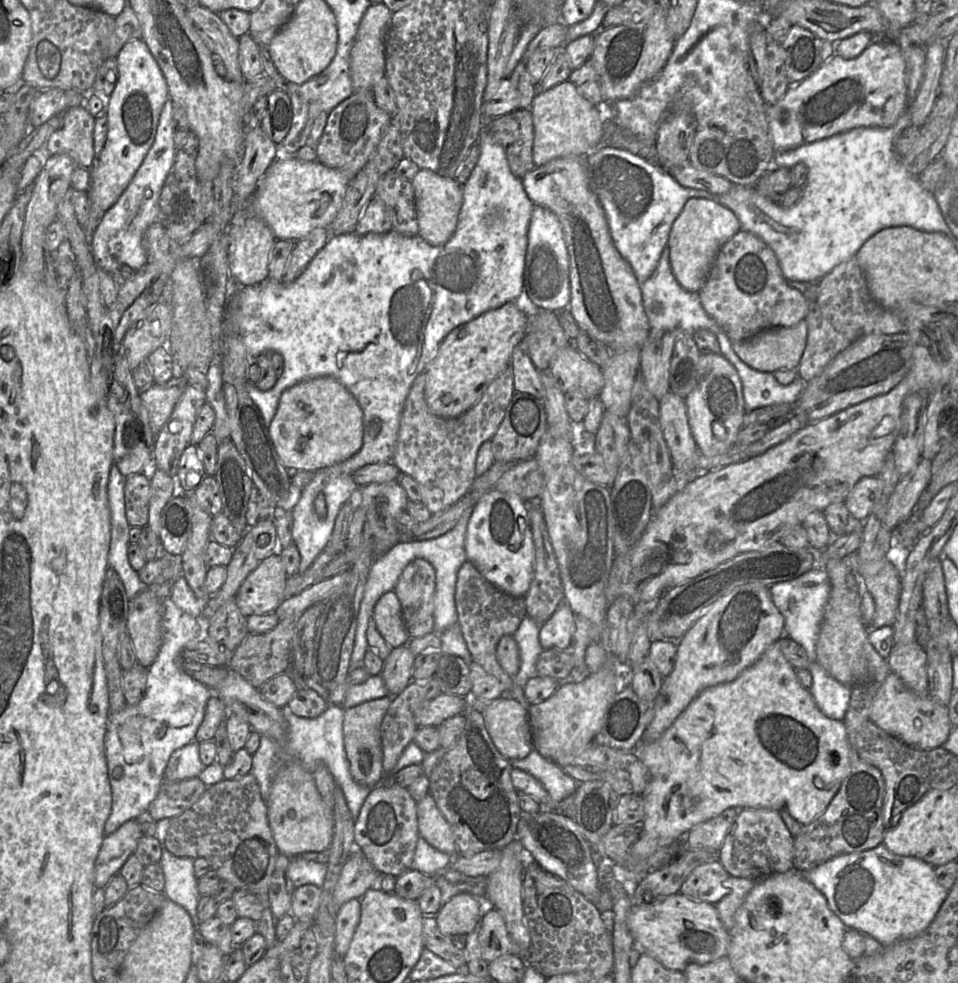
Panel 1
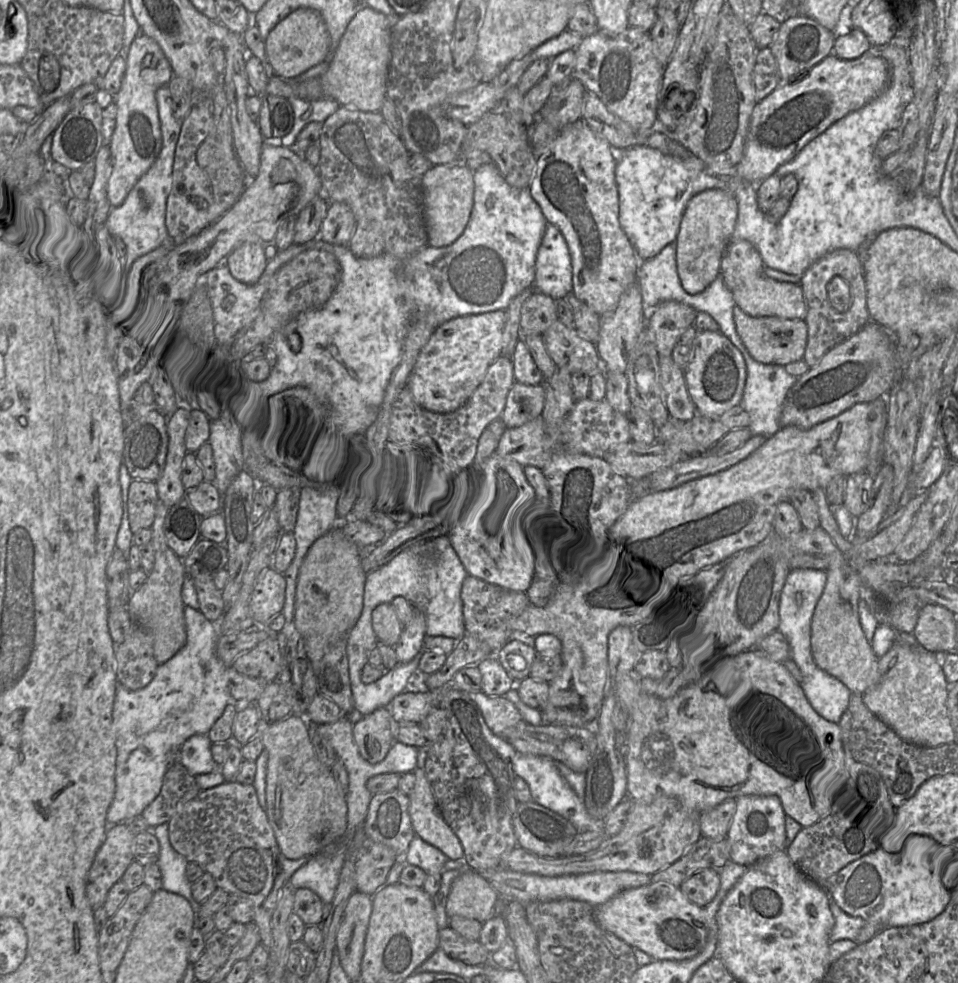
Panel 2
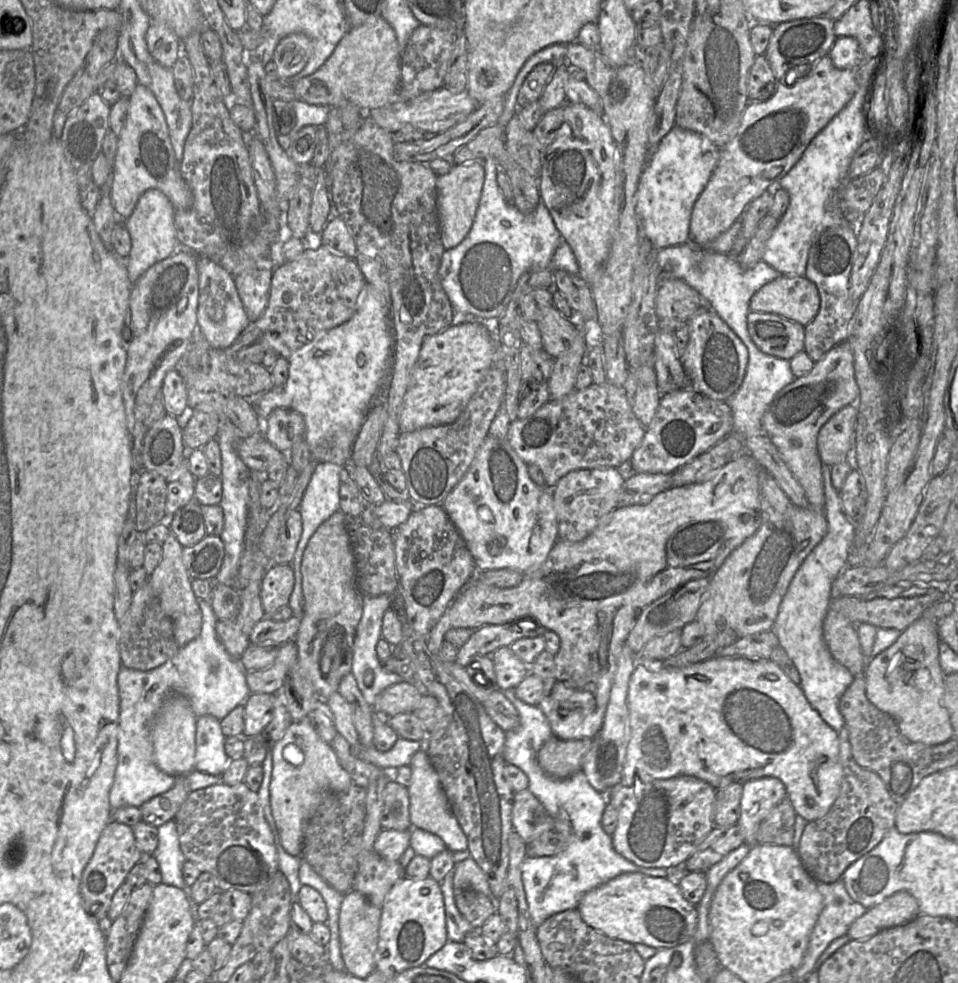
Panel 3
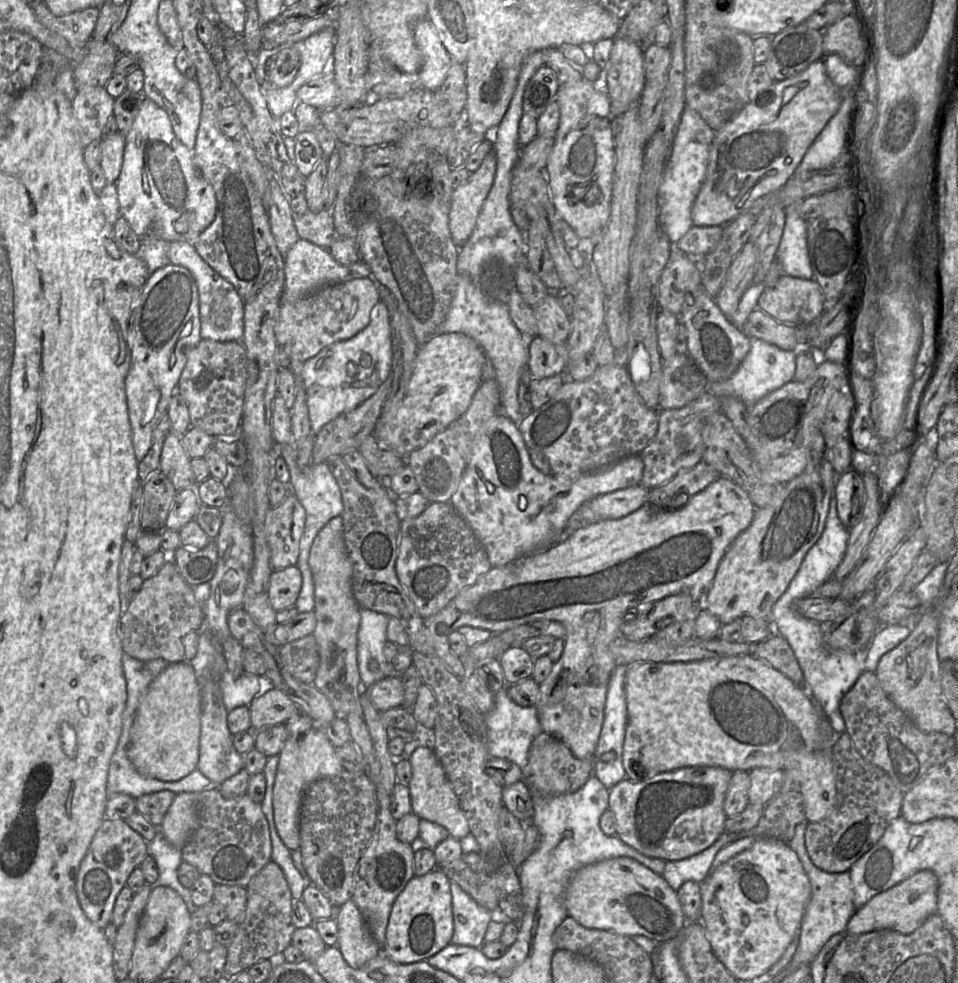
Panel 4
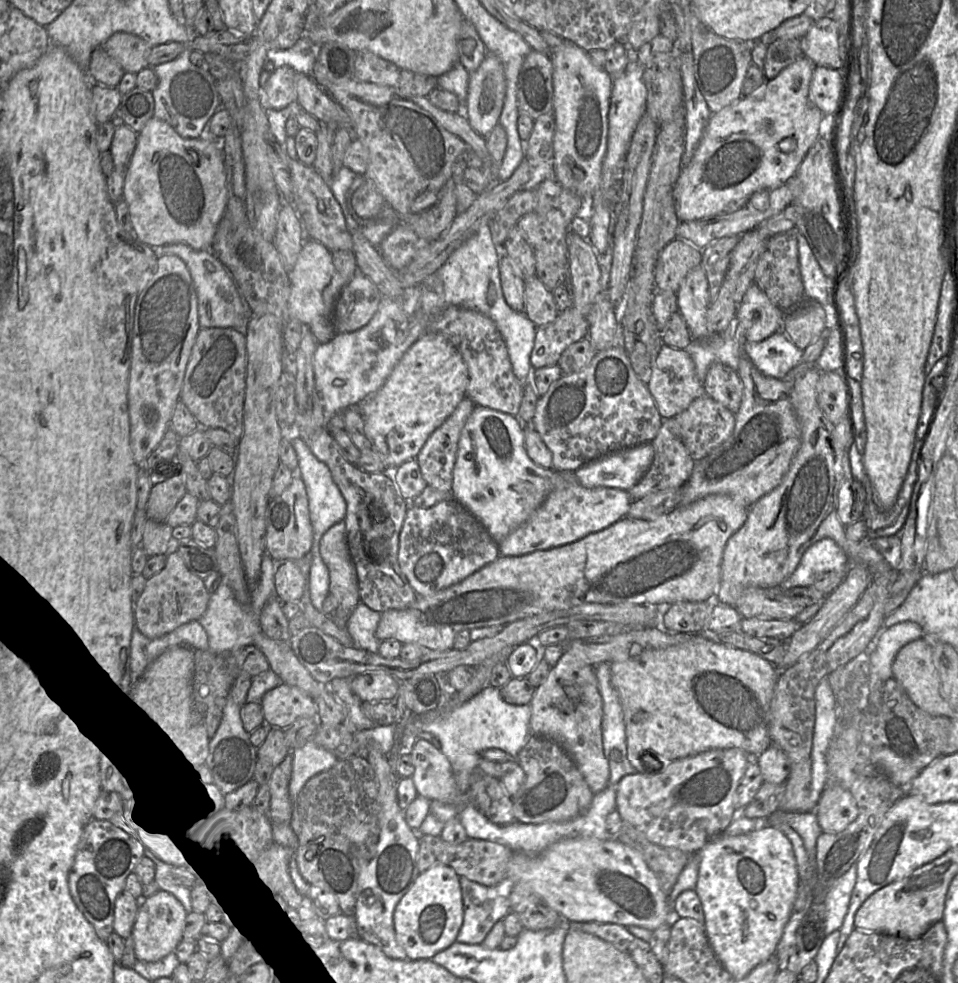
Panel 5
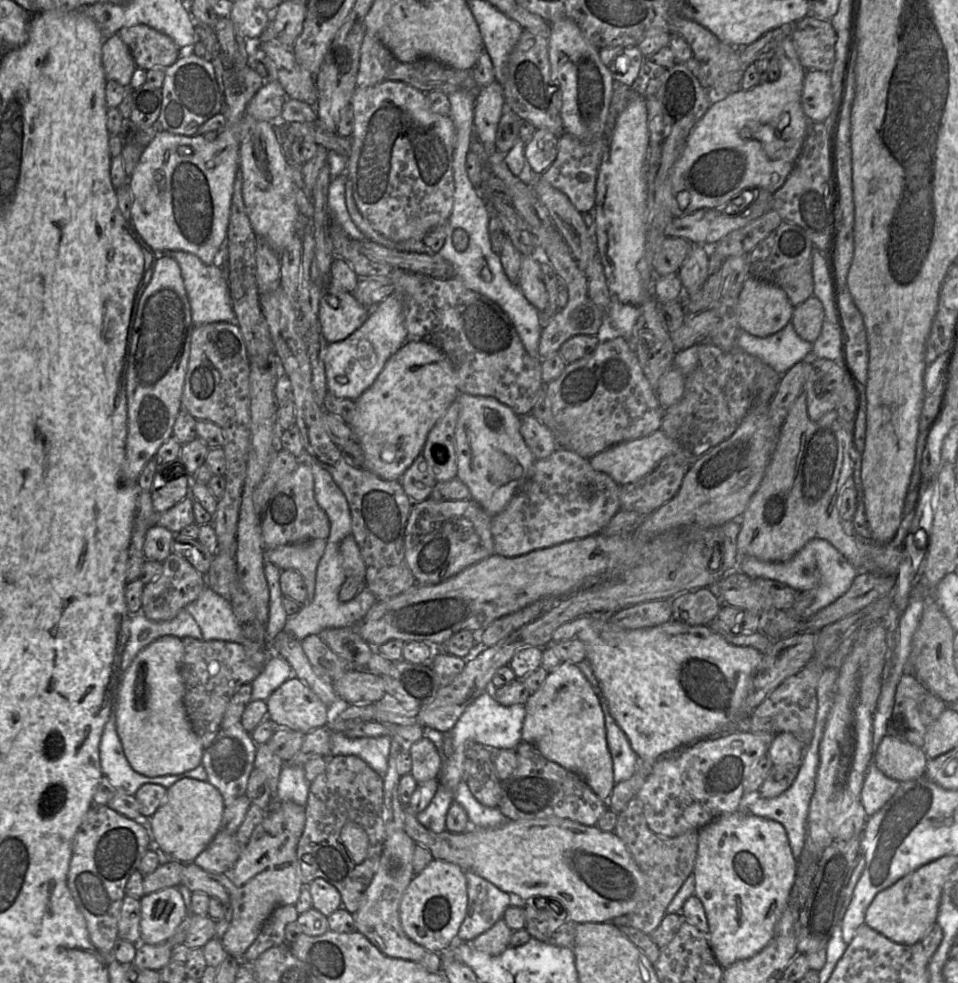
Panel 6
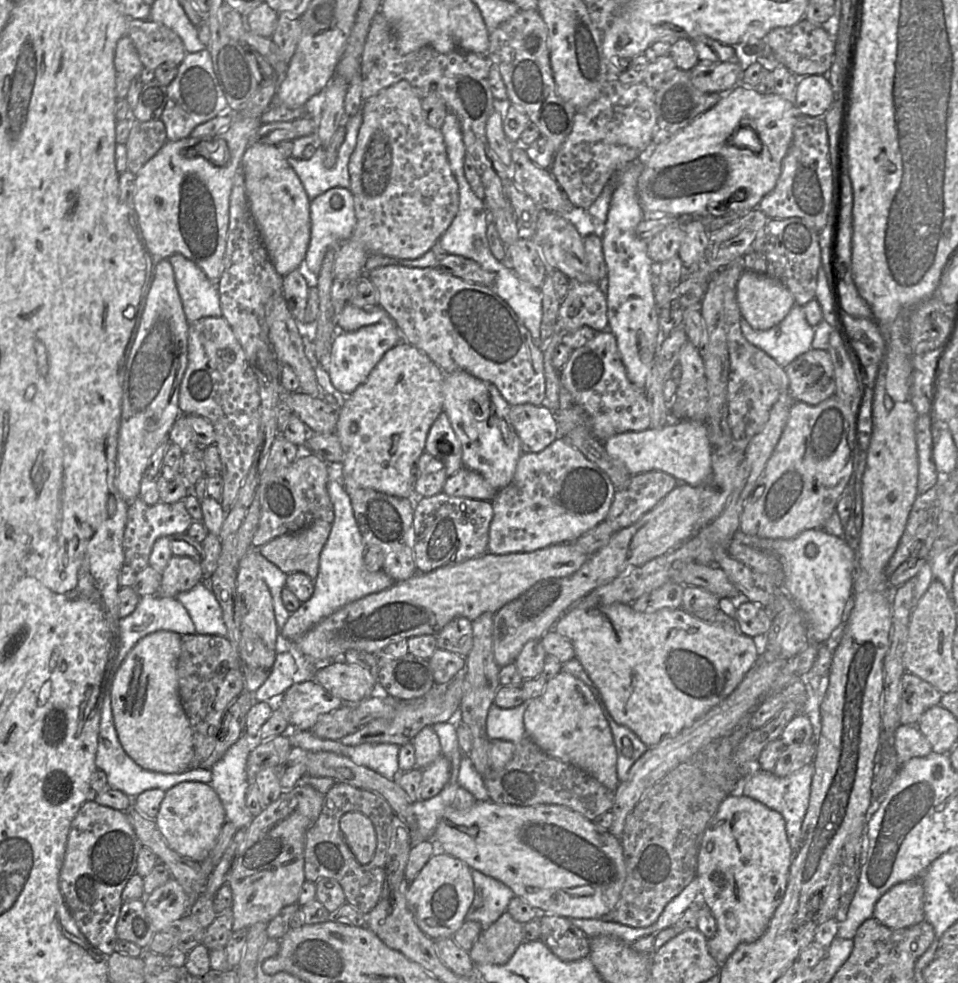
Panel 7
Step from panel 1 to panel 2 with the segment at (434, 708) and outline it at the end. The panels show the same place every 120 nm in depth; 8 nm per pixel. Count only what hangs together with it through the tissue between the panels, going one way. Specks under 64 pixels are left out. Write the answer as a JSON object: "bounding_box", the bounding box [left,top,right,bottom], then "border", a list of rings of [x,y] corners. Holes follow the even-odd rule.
{"bounding_box":[389,690,438,724],"border":[[[405,690],[389,703],[390,712],[396,724],[420,723],[436,706],[438,706],[438,694],[429,690]]]}

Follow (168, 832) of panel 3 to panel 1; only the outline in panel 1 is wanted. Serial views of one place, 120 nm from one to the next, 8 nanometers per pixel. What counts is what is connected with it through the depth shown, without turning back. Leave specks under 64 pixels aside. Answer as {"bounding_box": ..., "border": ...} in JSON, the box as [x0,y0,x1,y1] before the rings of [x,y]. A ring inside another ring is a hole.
{"bounding_box":[154,818,201,928],"border":[[[170,818],[157,821],[154,835],[158,839],[162,850],[159,864],[164,874],[163,892],[167,899],[180,905],[188,912],[195,928],[198,928],[200,923],[197,907],[201,895],[197,888],[198,879],[194,875],[194,859],[176,857],[168,851],[165,839],[170,824]]]}

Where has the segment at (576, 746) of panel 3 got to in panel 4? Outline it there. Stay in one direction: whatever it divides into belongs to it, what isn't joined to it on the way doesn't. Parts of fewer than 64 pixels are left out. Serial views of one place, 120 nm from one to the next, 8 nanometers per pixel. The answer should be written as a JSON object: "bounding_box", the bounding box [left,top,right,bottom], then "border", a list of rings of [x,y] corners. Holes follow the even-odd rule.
{"bounding_box":[527,732,595,797],"border":[[[541,732],[534,738],[529,750],[527,785],[532,797],[534,794],[539,794],[543,797],[555,797],[574,793],[587,782],[590,776],[593,775],[594,766],[595,754],[592,760],[579,759],[573,755],[569,747],[563,741],[551,734]]]}

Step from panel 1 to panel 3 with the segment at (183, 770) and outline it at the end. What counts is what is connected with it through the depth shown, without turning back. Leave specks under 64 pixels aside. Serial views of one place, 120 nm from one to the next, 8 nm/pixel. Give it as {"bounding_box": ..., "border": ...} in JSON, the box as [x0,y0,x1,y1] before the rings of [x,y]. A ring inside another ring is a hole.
{"bounding_box":[109,600,251,810],"border":[[[199,600],[199,606],[202,626],[195,639],[153,670],[138,671],[121,666],[118,673],[117,766],[109,792],[109,804],[113,810],[127,806],[139,808],[173,787],[175,777],[163,773],[154,762],[151,741],[151,723],[172,693],[187,697],[197,717],[194,770],[185,775],[186,785],[194,791],[222,782],[221,776],[231,759],[224,750],[226,736],[221,730],[220,720],[243,703],[251,692],[246,683],[246,671],[228,654],[217,636],[218,619],[209,600]]]}

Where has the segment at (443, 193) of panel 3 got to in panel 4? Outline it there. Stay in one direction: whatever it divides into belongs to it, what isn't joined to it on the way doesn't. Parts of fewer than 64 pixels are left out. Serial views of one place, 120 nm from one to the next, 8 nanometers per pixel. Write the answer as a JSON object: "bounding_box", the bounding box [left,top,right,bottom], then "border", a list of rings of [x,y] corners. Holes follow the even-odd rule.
{"bounding_box":[449,151,496,247],"border":[[[490,151],[467,181],[456,186],[453,191],[449,209],[449,230],[458,247],[467,241],[475,226],[477,216],[493,184],[496,166],[496,156]]]}

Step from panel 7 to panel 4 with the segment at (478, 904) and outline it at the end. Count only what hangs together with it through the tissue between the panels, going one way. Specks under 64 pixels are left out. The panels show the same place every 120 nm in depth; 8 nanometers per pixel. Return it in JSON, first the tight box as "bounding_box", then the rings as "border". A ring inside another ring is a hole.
{"bounding_box":[450,881,492,948],"border":[[[450,881],[454,933],[451,943],[481,948],[492,911],[479,905],[456,882]]]}

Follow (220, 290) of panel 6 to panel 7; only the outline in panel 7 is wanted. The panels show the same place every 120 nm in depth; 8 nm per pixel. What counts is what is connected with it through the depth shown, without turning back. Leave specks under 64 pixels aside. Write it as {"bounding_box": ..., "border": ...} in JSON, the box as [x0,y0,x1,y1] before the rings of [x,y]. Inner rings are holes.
{"bounding_box":[168,254,222,321],"border":[[[181,254],[168,258],[187,321],[203,317],[220,317],[222,310],[218,286],[191,260]]]}

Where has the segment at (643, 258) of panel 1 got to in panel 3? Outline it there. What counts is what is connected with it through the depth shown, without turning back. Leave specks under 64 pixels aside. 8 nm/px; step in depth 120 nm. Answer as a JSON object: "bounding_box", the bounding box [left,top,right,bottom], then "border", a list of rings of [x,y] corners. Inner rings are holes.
{"bounding_box":[636,125,720,249],"border":[[[676,125],[649,155],[636,194],[636,213],[656,249],[686,243],[693,206],[720,159],[720,148],[705,136]]]}

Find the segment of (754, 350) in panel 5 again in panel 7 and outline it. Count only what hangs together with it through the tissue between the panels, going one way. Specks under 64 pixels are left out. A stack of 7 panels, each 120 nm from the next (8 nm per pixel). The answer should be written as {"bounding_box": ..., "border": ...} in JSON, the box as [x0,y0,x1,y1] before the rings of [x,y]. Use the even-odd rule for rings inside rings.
{"bounding_box":[740,304,815,368],"border":[[[797,304],[778,325],[768,330],[755,330],[742,317],[740,327],[748,342],[766,352],[782,368],[812,348],[815,334],[802,306]]]}

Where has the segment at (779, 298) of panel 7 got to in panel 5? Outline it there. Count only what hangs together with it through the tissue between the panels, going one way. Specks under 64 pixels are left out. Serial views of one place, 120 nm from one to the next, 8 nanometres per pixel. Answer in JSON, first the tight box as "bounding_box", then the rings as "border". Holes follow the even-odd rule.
{"bounding_box":[736,283,785,342],"border":[[[753,283],[738,307],[736,320],[745,329],[745,342],[761,342],[782,328],[785,311]]]}

